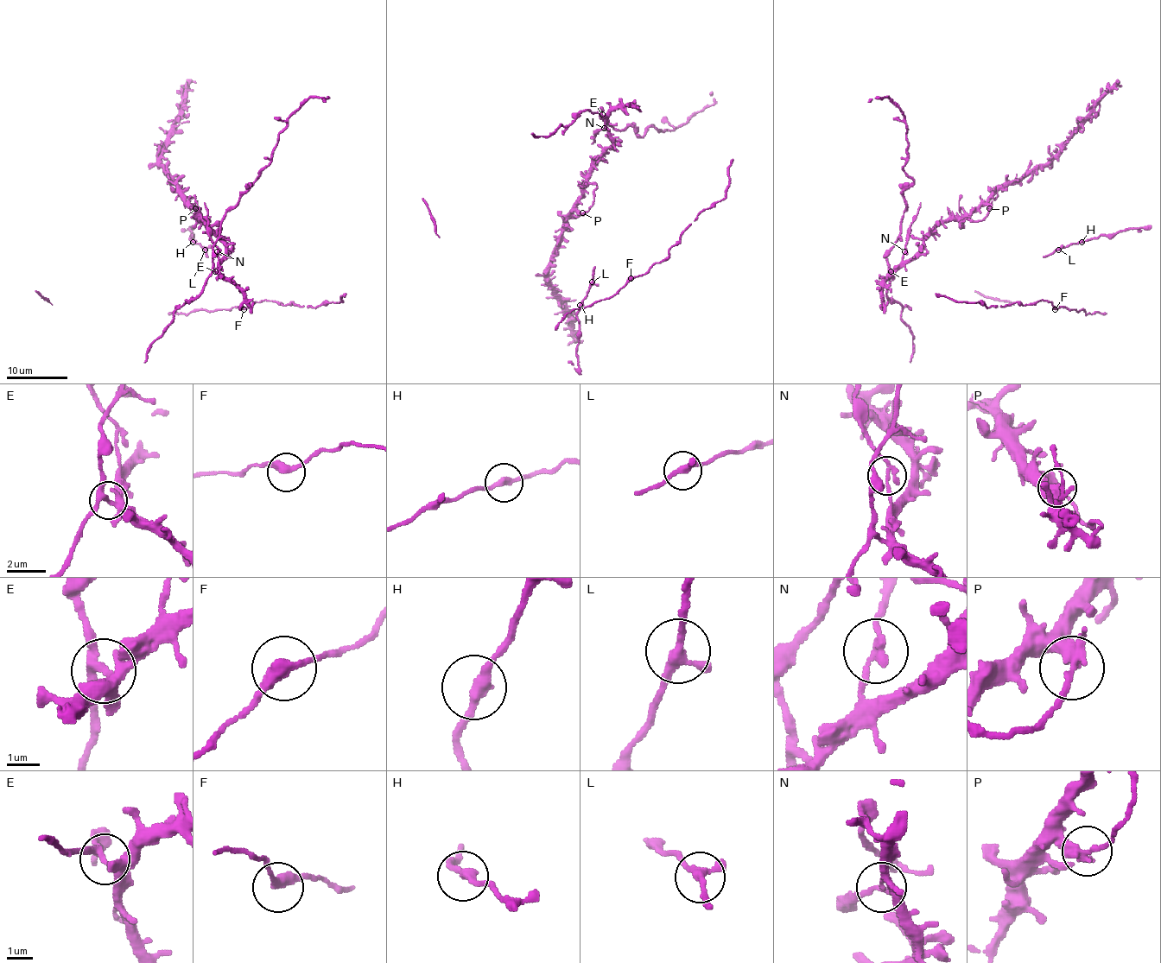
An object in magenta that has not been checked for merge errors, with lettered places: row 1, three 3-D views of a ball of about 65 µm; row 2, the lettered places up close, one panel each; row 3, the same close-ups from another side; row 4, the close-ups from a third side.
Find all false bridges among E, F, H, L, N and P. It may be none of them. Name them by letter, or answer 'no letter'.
E, N, P

